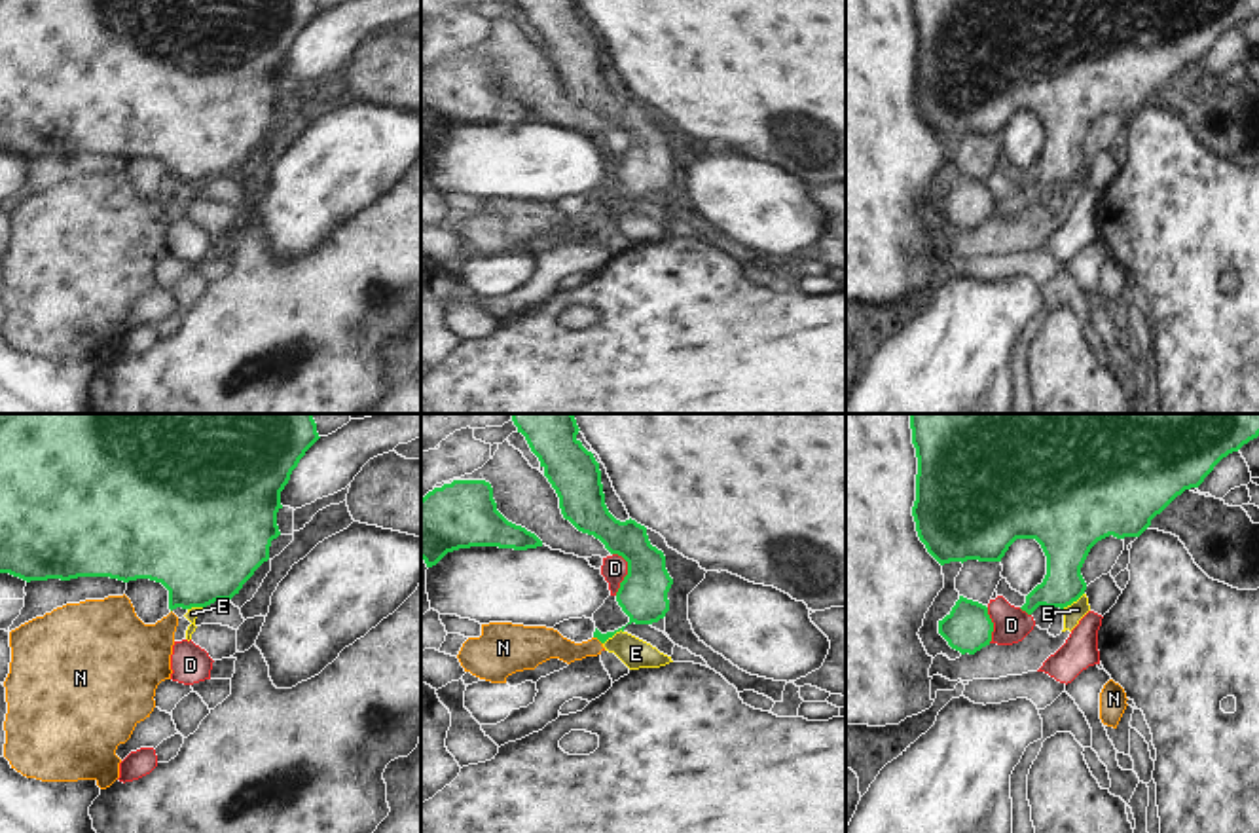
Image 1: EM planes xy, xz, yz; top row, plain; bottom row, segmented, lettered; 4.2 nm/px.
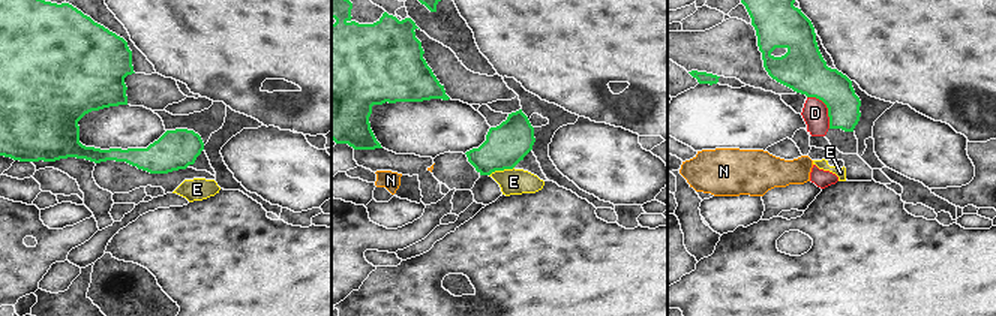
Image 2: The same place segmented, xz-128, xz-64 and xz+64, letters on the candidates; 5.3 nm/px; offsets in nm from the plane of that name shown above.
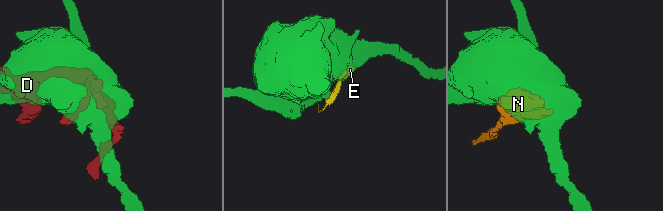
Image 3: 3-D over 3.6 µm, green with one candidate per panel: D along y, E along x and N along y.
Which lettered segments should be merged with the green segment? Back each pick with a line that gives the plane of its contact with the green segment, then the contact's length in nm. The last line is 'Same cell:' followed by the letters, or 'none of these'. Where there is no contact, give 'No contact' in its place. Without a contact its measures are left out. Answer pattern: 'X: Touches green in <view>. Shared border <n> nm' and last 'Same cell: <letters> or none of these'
Same cell: none of these.

